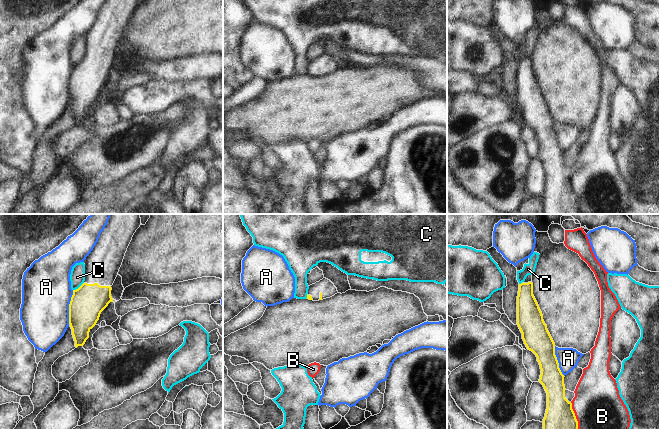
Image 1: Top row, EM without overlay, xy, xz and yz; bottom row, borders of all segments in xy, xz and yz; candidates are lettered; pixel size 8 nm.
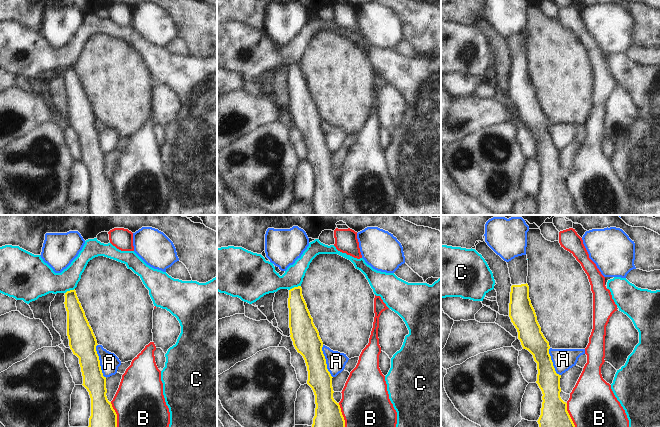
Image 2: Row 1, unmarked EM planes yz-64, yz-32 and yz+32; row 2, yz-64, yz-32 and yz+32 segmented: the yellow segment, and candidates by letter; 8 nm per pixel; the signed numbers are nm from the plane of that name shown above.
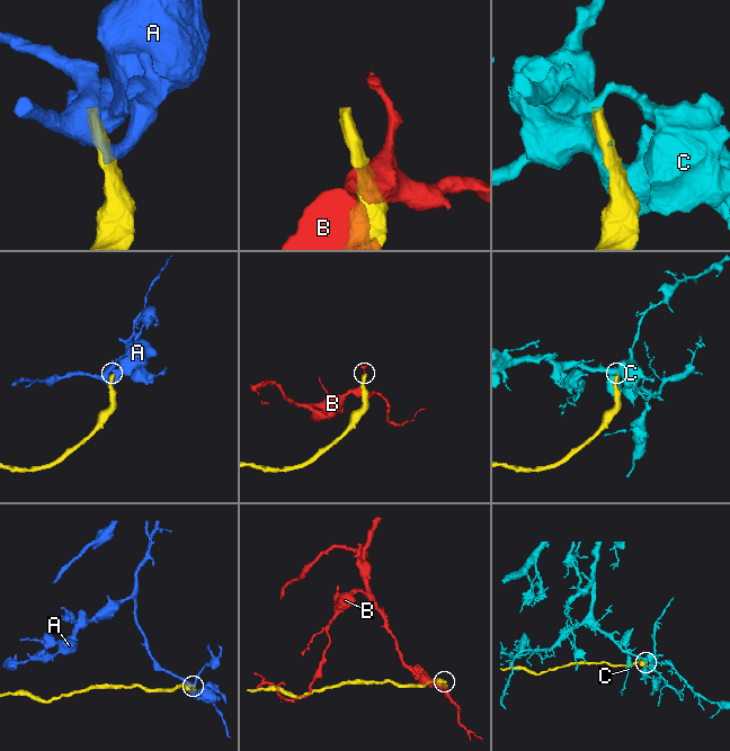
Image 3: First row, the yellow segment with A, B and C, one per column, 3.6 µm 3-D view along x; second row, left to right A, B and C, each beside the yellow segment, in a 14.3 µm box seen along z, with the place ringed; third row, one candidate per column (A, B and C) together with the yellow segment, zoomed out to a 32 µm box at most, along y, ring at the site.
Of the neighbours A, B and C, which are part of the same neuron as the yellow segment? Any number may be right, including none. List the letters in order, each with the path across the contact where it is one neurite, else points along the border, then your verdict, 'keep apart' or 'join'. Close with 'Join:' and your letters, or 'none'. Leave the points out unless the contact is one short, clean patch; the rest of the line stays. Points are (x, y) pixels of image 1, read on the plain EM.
A: keep apart
B: keep apart
C: along xy (83, 58), (73, 66) | keep apart
Join: none

